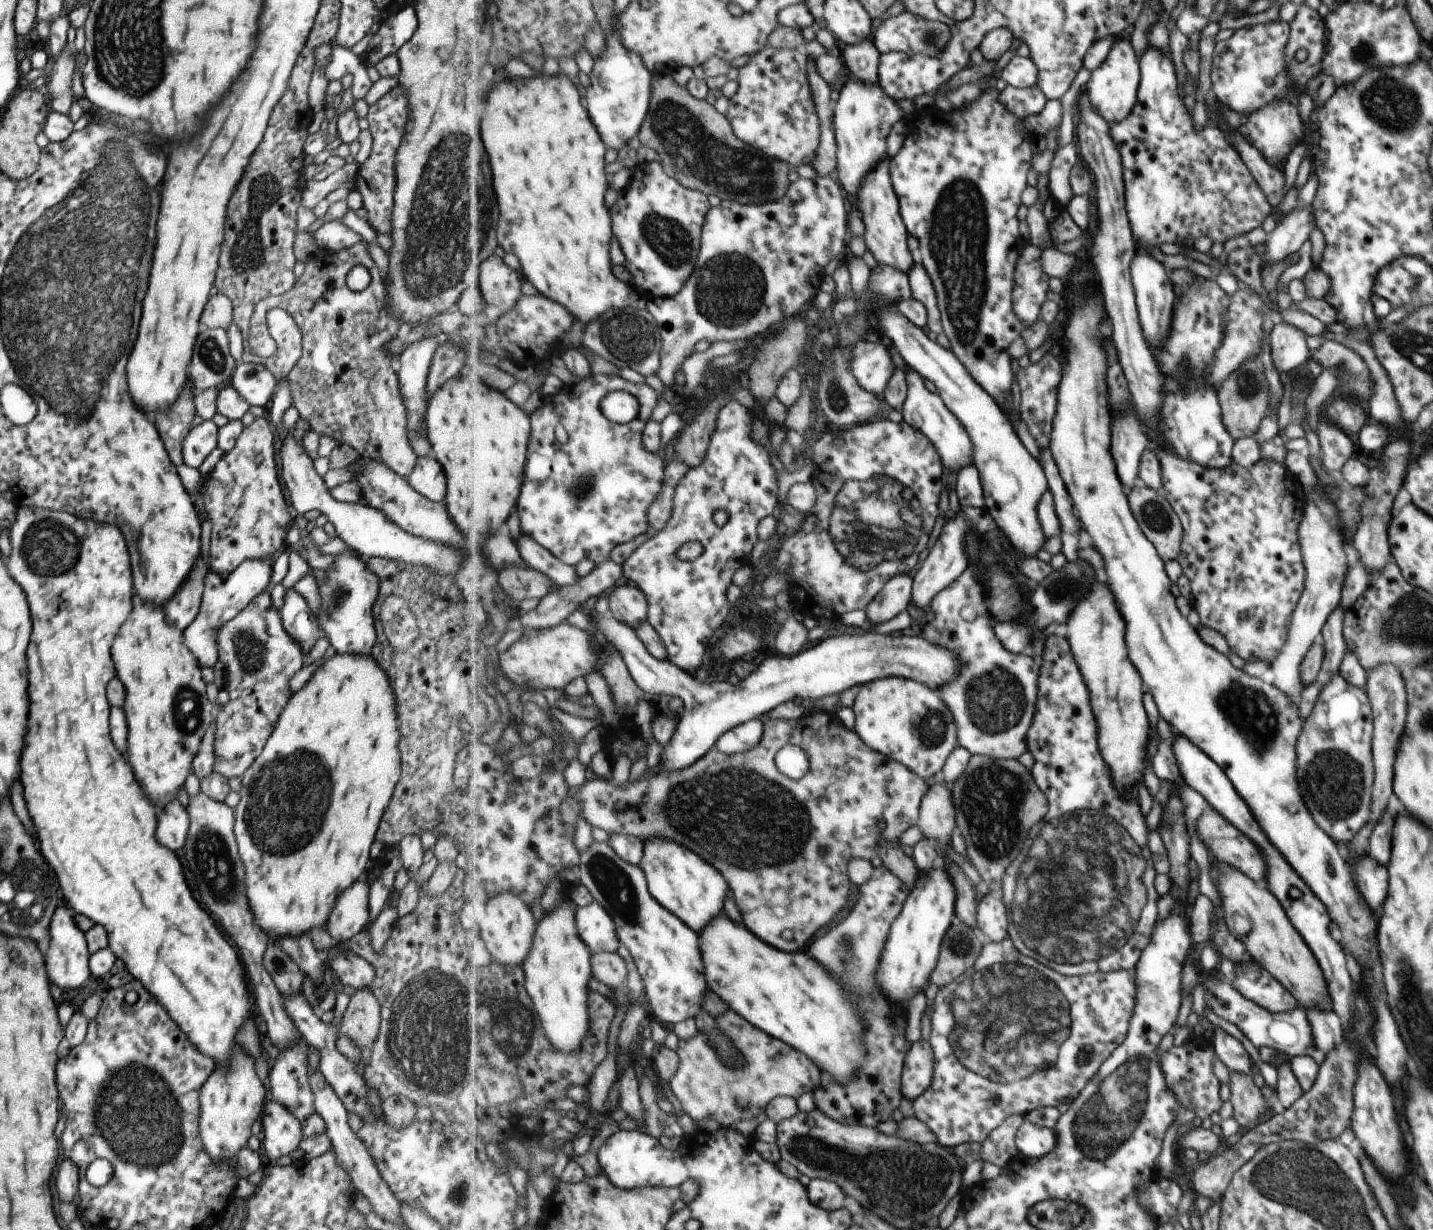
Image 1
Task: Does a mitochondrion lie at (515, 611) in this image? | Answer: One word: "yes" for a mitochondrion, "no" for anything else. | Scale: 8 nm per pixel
no

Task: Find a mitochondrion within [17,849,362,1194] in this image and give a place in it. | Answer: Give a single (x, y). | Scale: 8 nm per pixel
(132, 1110)

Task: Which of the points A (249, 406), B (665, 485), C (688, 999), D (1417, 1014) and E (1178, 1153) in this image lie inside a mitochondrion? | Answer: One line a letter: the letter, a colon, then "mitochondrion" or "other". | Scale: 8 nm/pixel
A: other
B: other
C: other
D: mitochondrion
E: other

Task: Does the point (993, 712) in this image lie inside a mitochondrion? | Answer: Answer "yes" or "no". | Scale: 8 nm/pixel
yes

